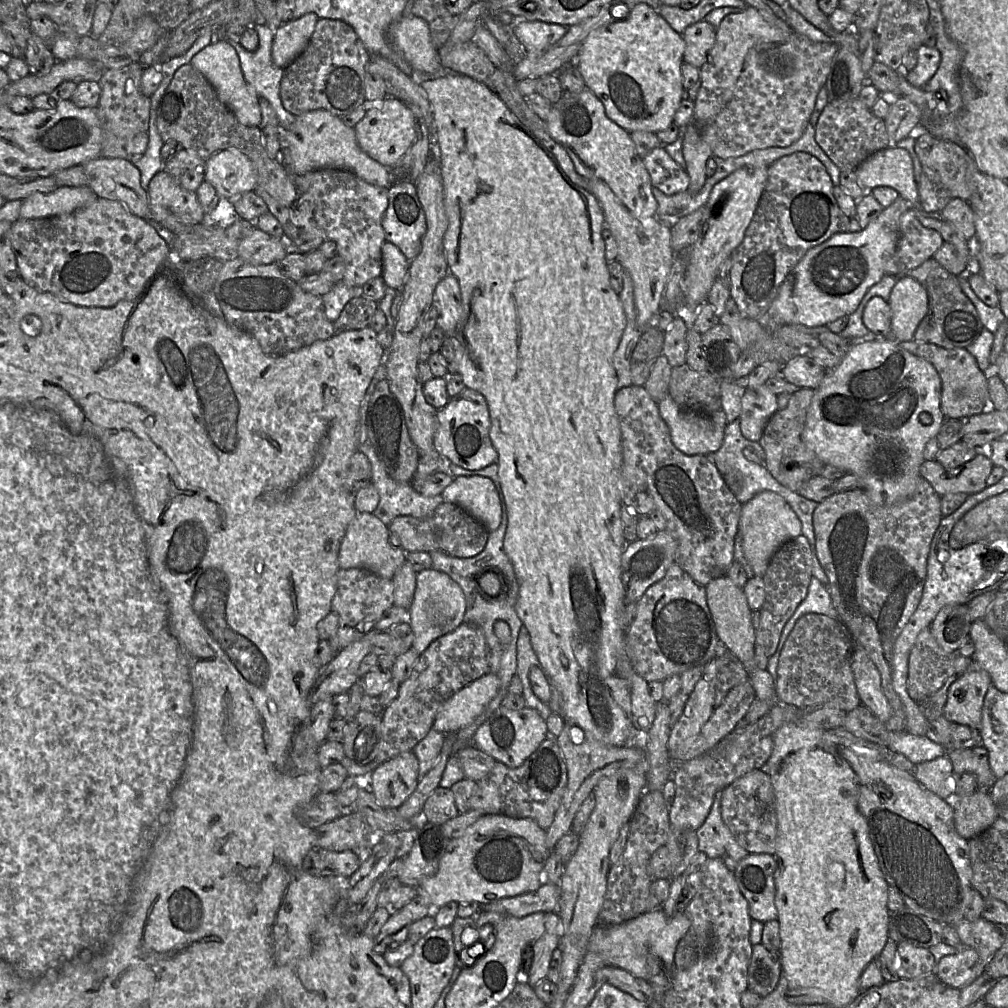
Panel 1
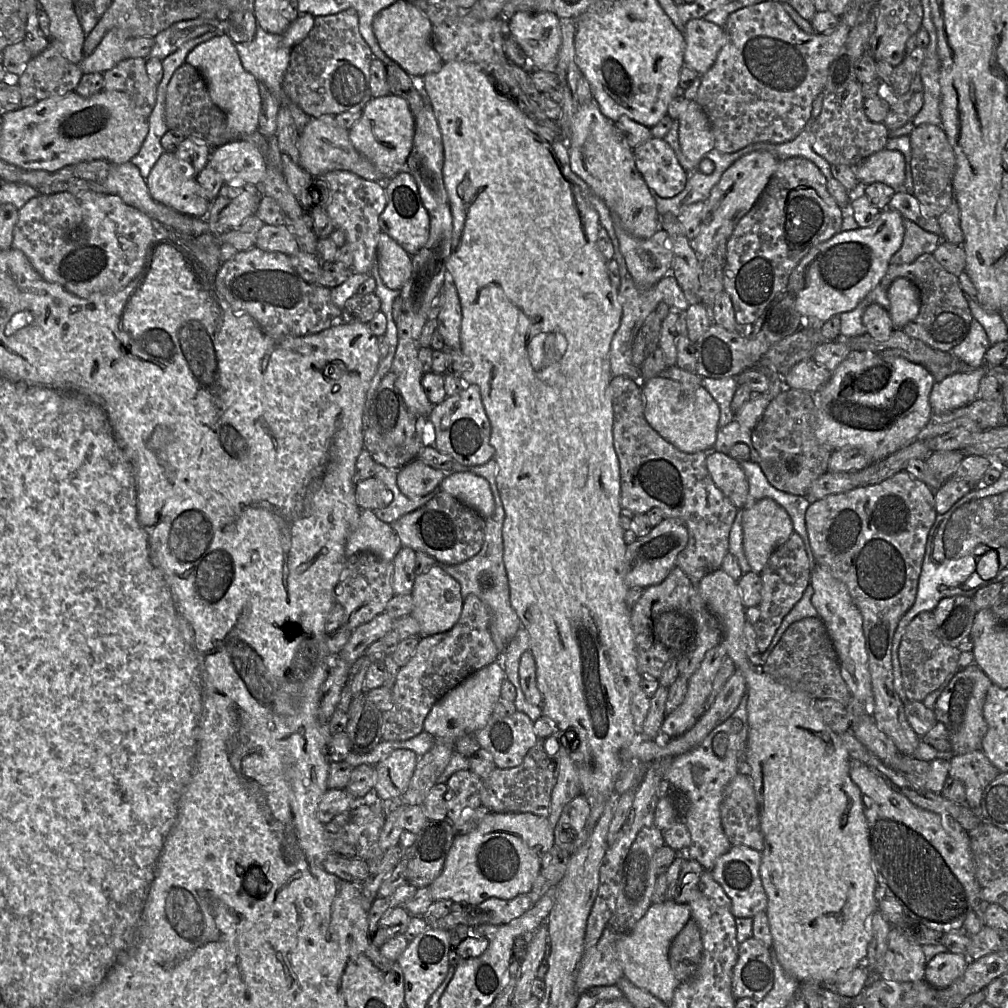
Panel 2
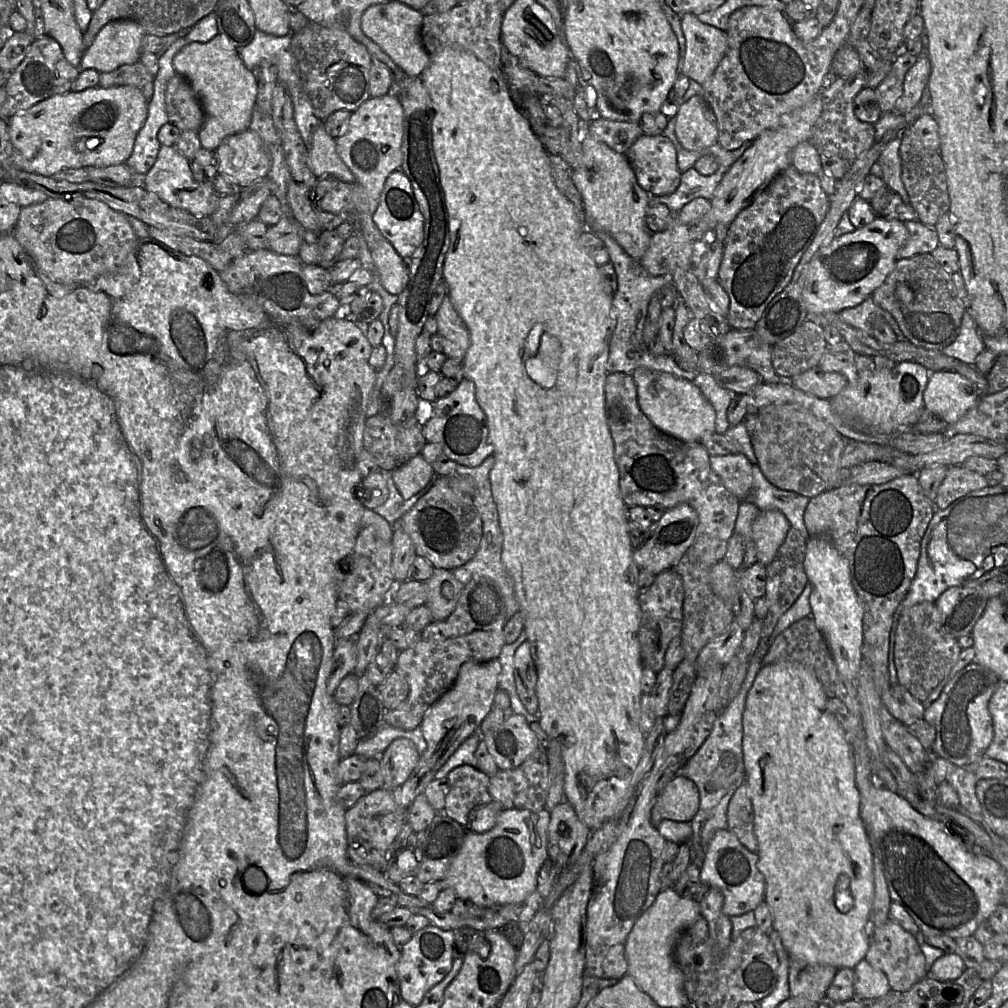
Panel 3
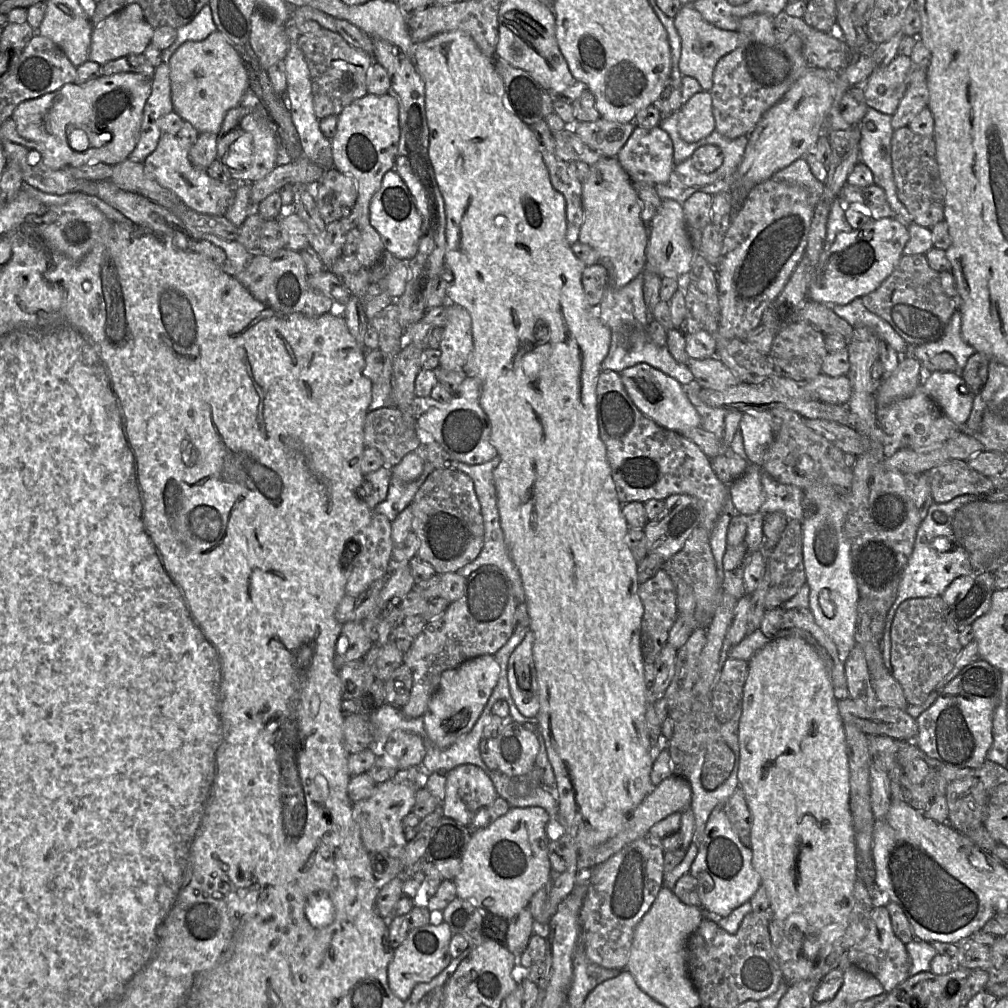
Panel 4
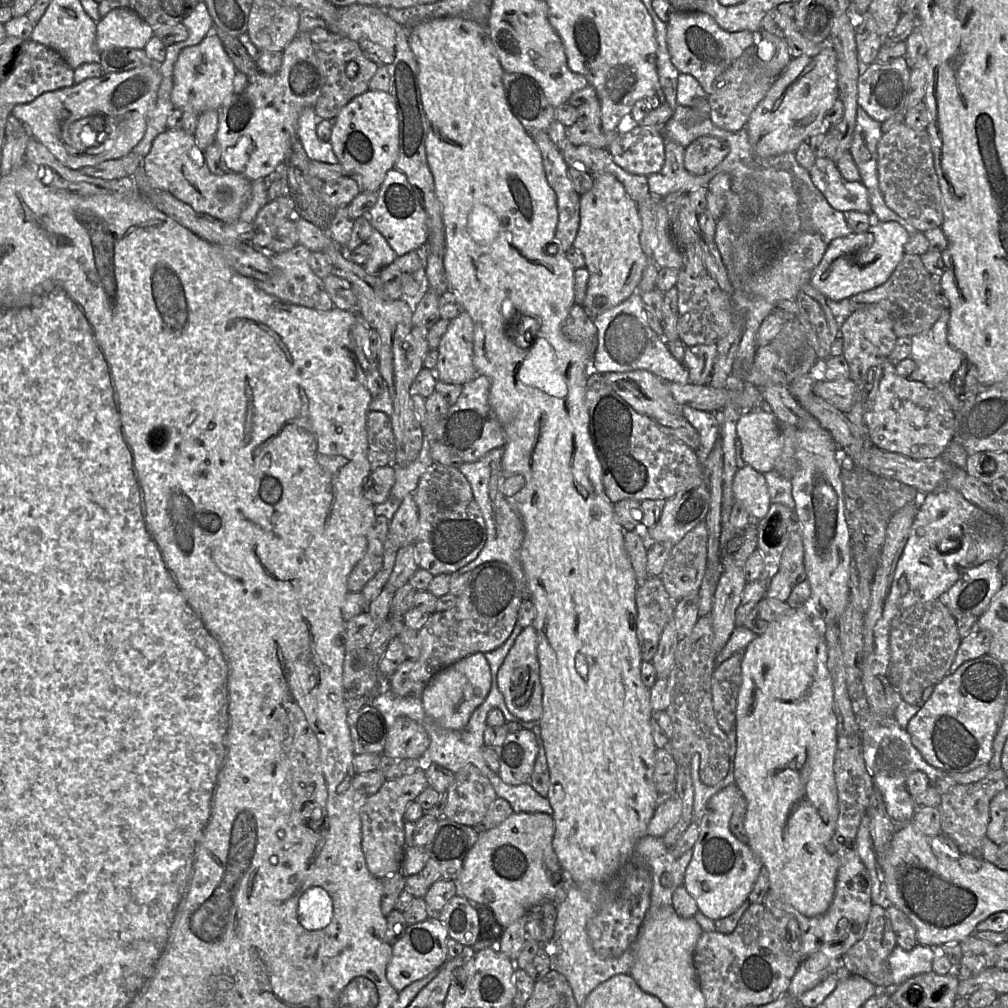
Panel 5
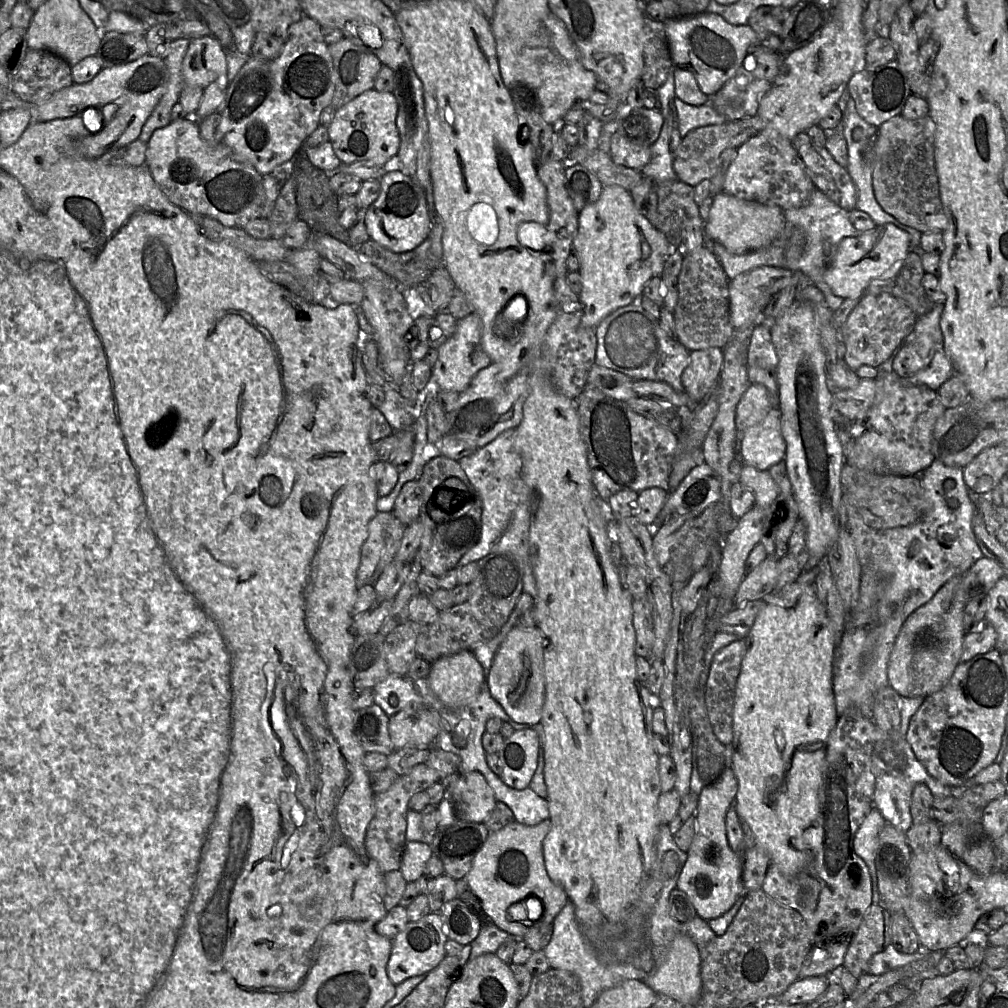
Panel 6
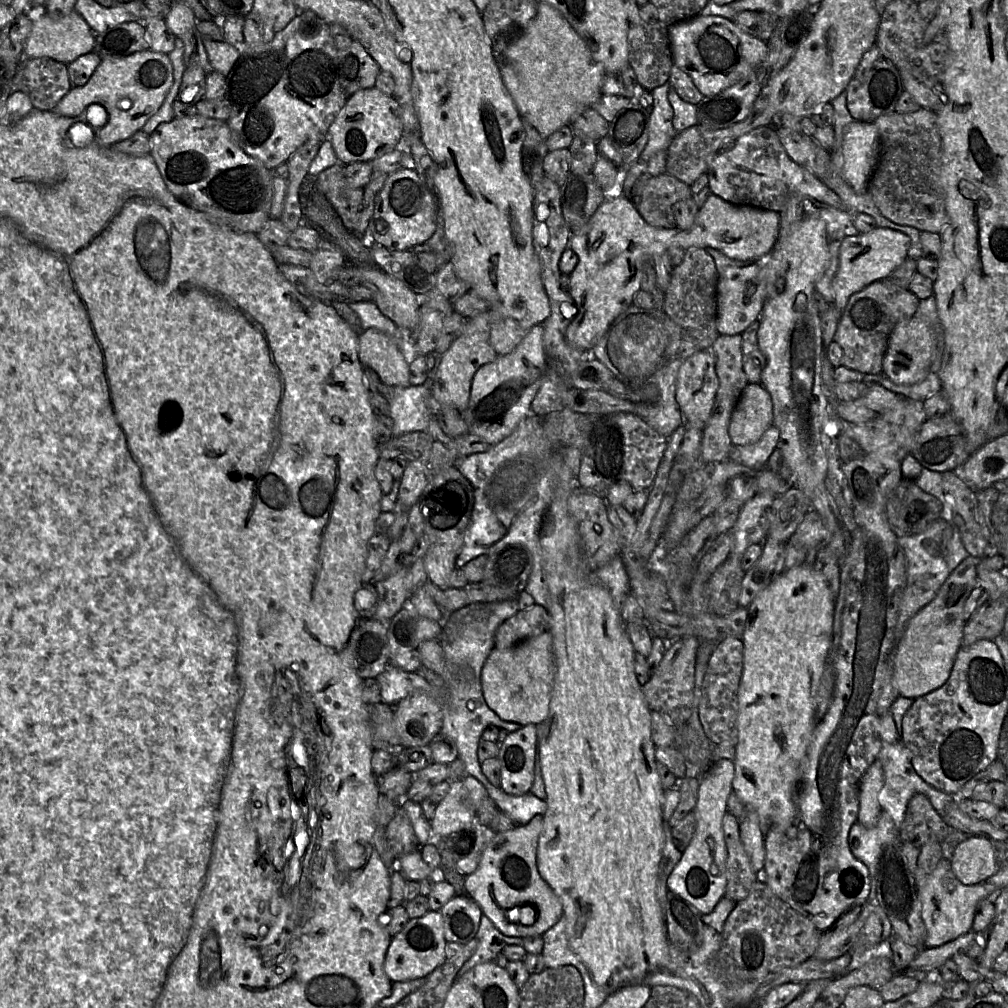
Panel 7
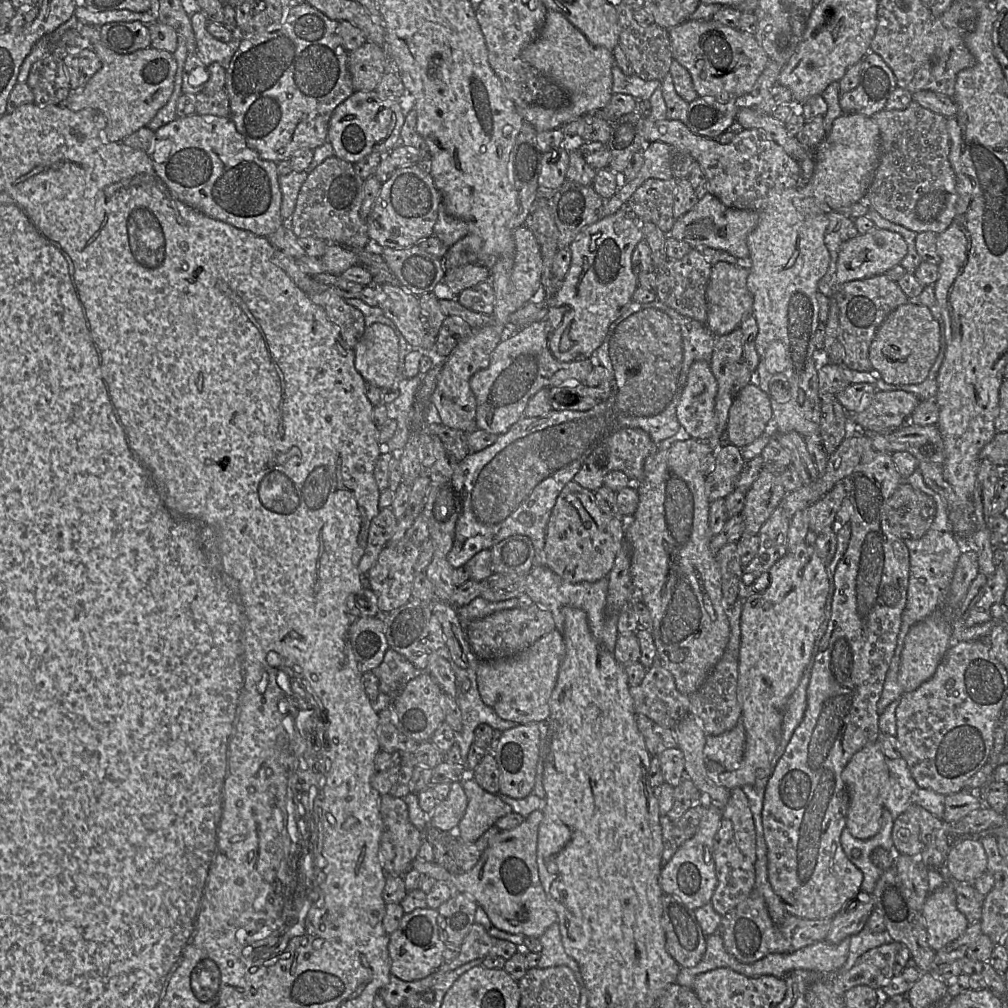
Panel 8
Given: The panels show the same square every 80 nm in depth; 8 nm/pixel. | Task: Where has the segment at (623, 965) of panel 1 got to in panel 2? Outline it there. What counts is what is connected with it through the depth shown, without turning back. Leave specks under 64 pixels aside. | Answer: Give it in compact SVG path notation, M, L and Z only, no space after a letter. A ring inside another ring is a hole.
M669 899L652 903L632 930L616 945L617 959L624 977L668 1005L680 983L670 965L669 948L691 917L689 904L679 904Z

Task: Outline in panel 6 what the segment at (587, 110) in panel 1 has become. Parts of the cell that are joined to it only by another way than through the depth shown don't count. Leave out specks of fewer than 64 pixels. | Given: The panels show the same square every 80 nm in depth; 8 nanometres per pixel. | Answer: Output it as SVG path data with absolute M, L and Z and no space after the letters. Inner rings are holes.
M619 185L604 186L598 200L580 211L578 230L572 247L580 259L578 272L581 275L582 288L578 298L583 306L581 325L592 328L596 328L617 309L638 300L647 282L652 277L661 277L668 256L678 249L638 211L630 192Z

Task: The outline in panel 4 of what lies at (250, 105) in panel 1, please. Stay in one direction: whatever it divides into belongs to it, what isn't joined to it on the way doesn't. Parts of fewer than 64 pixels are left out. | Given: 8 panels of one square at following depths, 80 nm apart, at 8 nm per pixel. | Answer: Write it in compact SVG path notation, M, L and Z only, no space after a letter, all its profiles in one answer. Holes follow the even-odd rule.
M215 31L203 41L183 43L170 59L171 101L175 111L199 133L218 134L225 114L241 104L249 89L247 68L236 47Z

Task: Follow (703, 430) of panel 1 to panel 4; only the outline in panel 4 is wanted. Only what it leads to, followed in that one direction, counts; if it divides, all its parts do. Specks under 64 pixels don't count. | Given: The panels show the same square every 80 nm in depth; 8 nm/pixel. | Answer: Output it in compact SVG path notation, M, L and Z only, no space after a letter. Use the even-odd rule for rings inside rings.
M639 363L620 372L623 385L634 404L658 425L680 434L701 427L700 416L689 400L683 385L676 379L646 363Z

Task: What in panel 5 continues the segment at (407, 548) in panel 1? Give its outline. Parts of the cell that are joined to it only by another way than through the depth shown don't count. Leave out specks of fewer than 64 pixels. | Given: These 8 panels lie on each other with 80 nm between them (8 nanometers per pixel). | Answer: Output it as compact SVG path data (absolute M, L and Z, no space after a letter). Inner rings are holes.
M433 462L421 476L413 495L419 512L418 535L414 544L418 567L435 577L439 574L453 574L473 561L485 545L486 525L466 476L457 467Z

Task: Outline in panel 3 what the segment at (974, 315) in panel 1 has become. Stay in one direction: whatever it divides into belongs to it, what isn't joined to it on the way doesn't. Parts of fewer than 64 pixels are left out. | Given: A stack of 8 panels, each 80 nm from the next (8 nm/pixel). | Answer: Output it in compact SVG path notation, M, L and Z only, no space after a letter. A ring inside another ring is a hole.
M930 253L897 260L894 269L870 297L893 316L905 340L918 347L939 351L956 340L967 310L956 295L952 274L941 267ZM898 283L906 284L914 292L914 300L910 304L903 304L896 297Z

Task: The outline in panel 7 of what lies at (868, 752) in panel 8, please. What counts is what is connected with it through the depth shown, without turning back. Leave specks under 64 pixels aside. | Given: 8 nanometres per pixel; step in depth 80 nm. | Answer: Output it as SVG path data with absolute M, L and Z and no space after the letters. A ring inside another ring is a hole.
M876 759L868 767L859 784L857 823L866 829L871 829L877 824L883 811L878 802L878 794L883 785L883 769L880 761Z

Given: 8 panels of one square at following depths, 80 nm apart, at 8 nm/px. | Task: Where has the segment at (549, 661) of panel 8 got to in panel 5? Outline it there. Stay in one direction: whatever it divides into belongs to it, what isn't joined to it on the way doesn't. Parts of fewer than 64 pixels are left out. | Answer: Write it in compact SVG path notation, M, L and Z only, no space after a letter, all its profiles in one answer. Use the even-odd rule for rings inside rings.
M532 624L518 635L497 674L498 688L506 707L511 714L524 722L539 721L542 715L542 686L537 649L537 630Z

